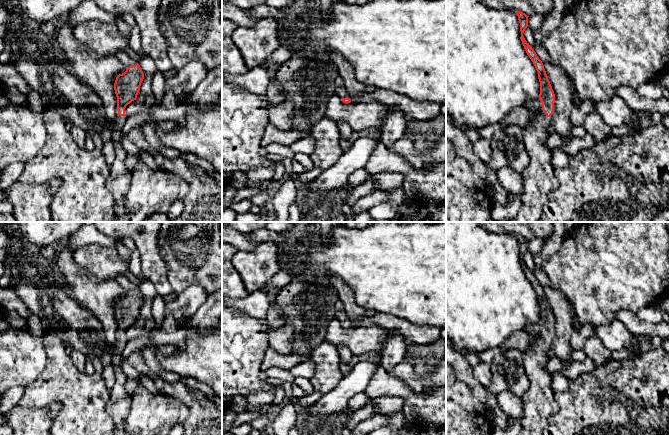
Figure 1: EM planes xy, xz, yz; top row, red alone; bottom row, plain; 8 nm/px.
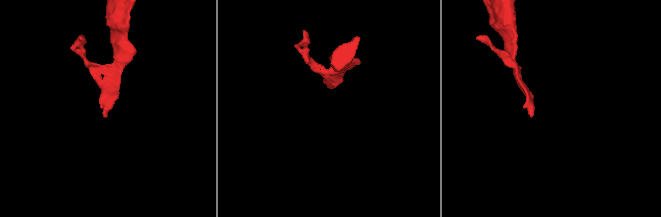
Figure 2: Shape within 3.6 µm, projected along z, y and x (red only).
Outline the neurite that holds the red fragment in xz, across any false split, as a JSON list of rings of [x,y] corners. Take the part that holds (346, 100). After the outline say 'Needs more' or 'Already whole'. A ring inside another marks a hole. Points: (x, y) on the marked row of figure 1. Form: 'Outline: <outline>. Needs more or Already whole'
Outline: [[[339,75],[335,80],[335,94],[338,95],[344,103],[350,103],[349,93],[346,90],[344,81]]]. Needs more

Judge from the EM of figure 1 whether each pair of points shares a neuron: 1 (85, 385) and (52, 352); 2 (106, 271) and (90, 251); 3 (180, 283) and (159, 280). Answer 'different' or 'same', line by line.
1: same
2: same
3: different

